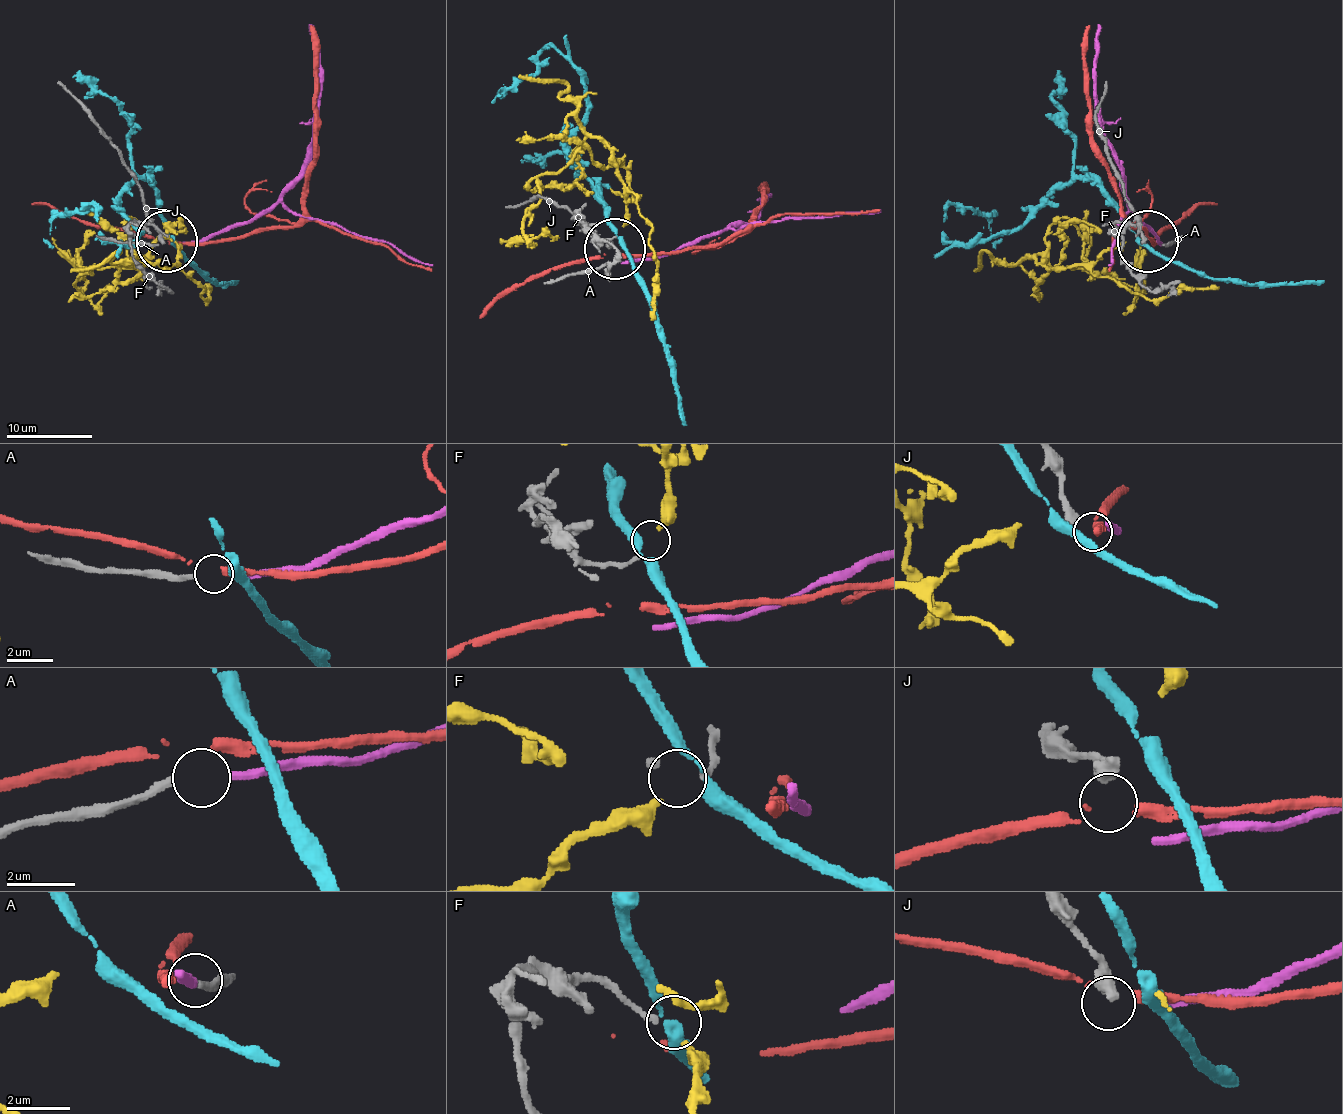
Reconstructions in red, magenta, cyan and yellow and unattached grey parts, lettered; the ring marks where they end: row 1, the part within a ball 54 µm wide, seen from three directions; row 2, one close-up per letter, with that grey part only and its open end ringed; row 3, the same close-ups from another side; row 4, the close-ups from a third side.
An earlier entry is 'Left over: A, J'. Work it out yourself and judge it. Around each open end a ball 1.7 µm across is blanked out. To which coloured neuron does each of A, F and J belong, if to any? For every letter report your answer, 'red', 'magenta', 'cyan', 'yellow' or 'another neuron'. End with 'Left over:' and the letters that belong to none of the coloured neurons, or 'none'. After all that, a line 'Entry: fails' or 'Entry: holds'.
A: magenta
F: yellow
J: another neuron
Left over: J
Entry: fails

